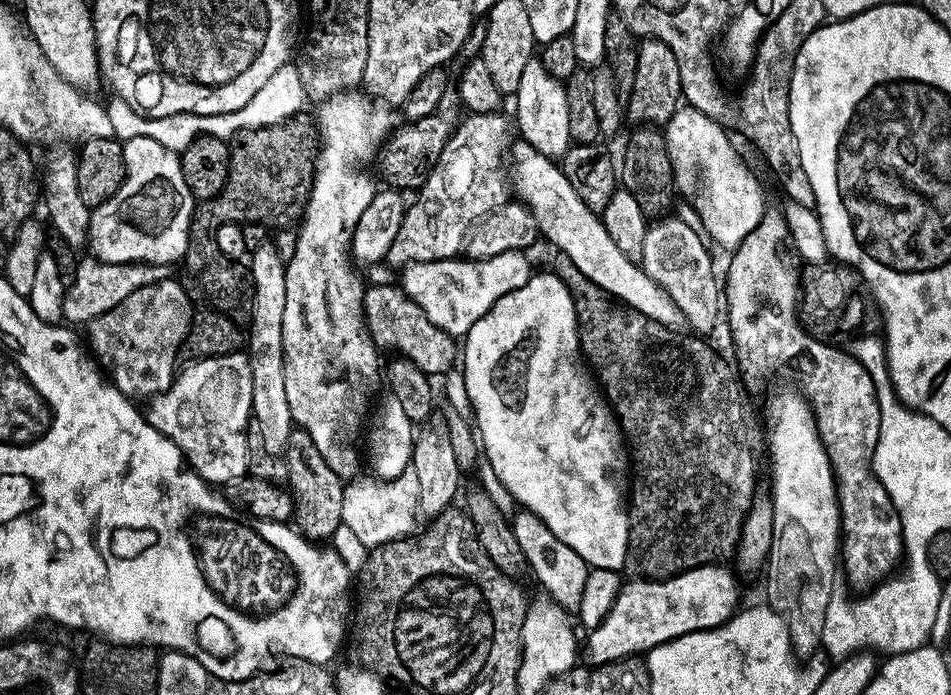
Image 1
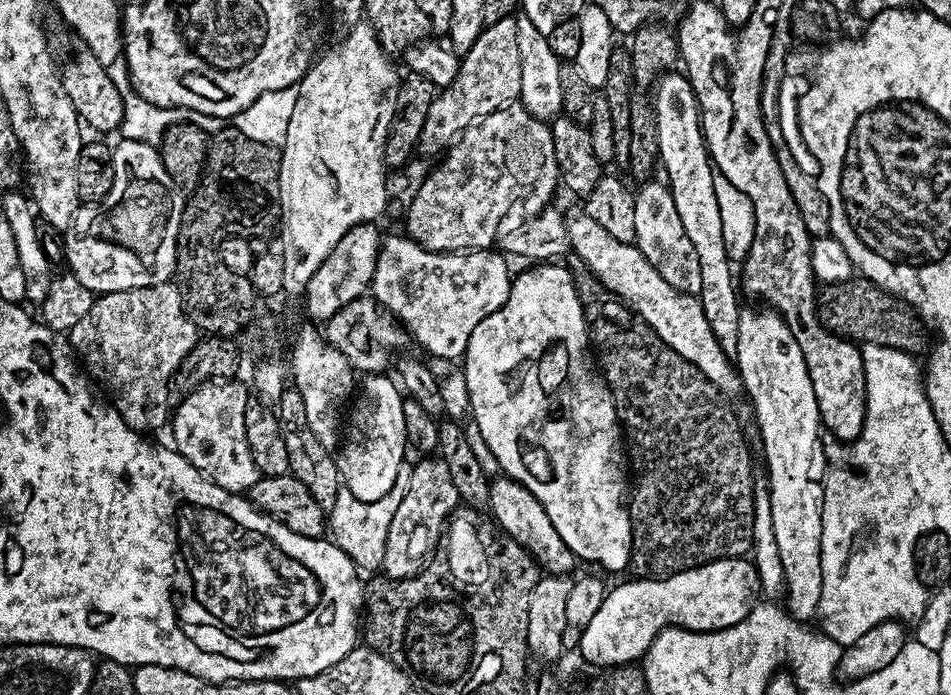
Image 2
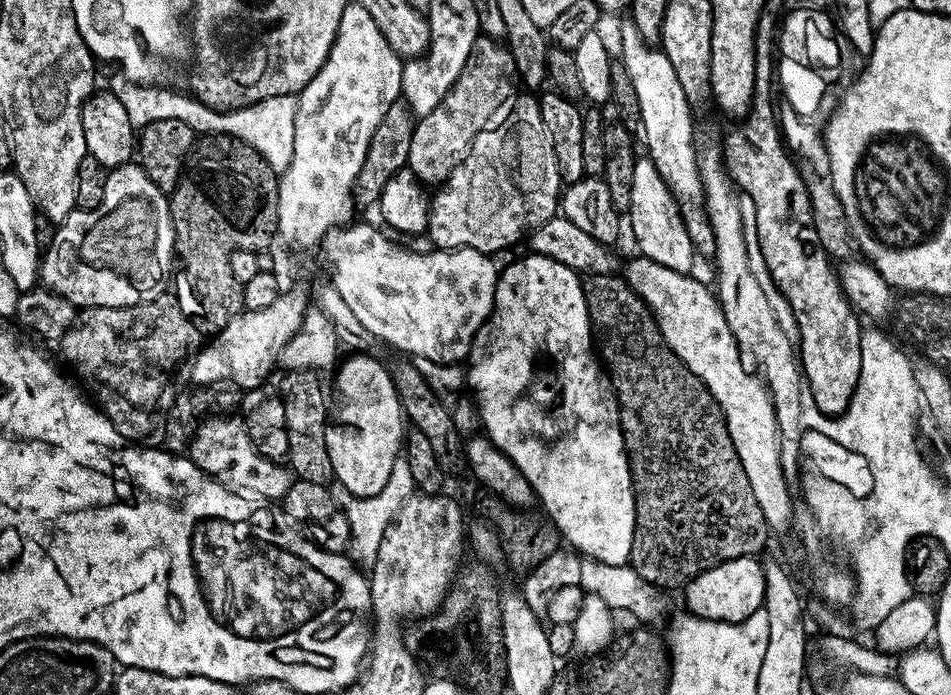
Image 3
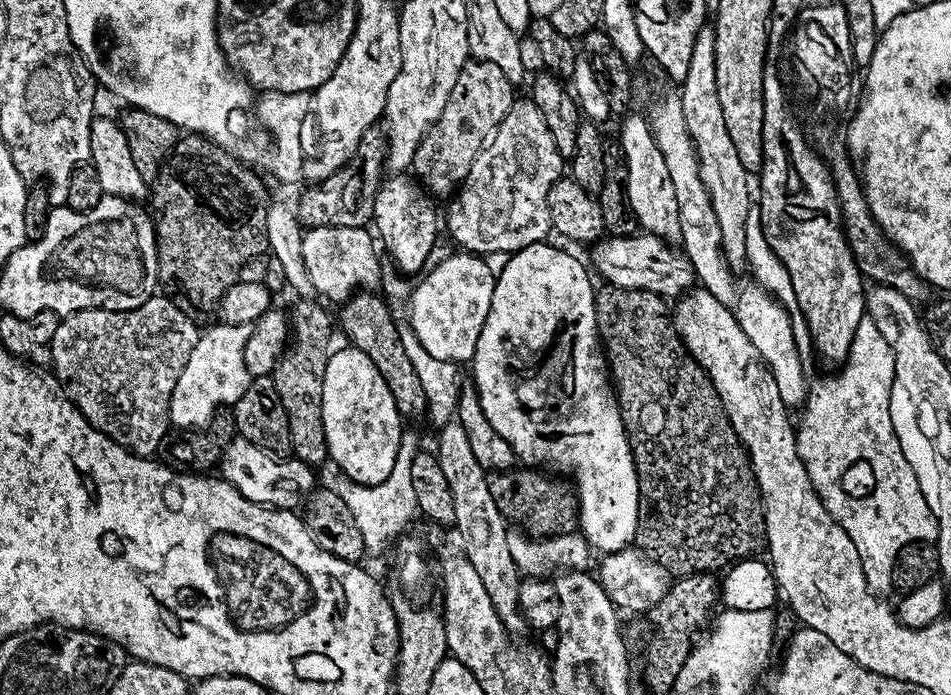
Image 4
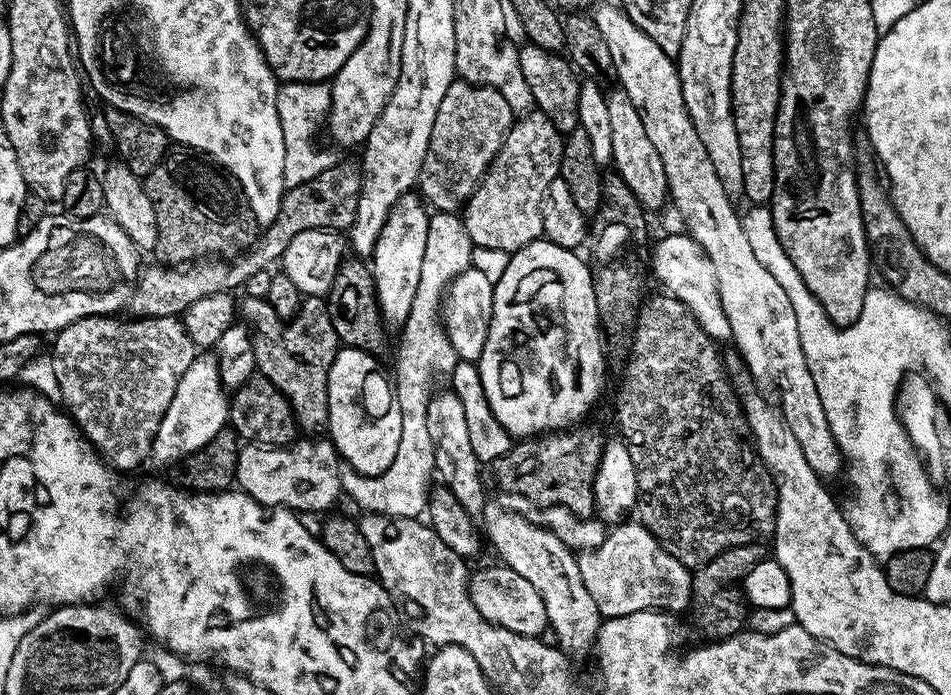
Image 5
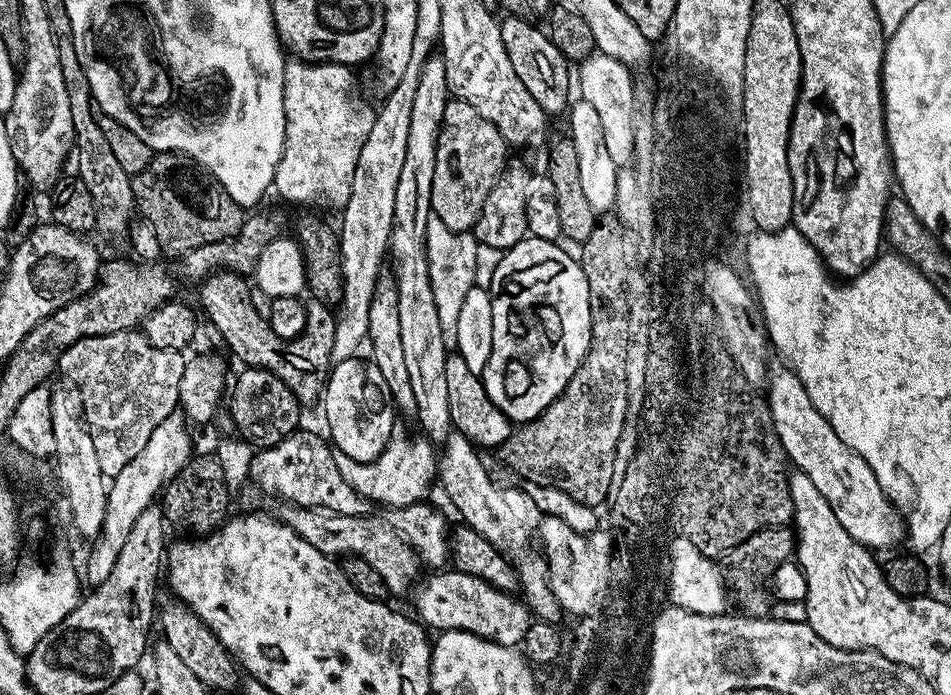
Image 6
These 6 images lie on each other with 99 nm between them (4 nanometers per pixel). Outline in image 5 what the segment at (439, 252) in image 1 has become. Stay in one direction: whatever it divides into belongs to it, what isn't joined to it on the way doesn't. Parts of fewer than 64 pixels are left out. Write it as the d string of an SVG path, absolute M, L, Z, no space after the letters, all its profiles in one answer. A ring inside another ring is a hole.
M539 110L513 123L488 173L462 209L473 245L514 253L544 236L544 202L550 182L557 179L563 149L561 133Z

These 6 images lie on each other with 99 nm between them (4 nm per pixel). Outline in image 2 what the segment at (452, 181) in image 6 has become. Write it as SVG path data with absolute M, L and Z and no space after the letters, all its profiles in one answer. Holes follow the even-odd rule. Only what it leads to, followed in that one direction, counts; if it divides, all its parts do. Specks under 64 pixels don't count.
M505 16L494 26L485 27L470 46L468 52L463 53L460 61L460 72L456 81L448 88L443 89L434 98L430 106L430 114L426 118L426 126L422 126L420 143L418 145L419 155L436 156L447 153L448 149L459 140L461 134L467 130L471 124L477 124L482 118L494 114L500 108L507 108L510 104L515 104L520 99L522 90L522 58L518 58L518 26L516 16Z

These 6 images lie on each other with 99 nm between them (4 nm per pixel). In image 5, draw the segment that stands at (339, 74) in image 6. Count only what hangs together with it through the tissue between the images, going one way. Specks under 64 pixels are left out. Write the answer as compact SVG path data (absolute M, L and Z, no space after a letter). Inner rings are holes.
M307 80L306 82L284 82L277 87L276 105L278 118L282 122L282 142L286 142L286 166L284 167L285 189L302 186L331 168L334 157L324 148L316 145L316 131L328 119L330 110L331 87L327 83Z

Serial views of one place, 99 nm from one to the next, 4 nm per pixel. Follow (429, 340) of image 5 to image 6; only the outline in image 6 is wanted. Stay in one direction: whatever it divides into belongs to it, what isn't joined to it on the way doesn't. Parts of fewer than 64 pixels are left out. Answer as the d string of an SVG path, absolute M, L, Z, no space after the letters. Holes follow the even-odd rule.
M437 216L427 220L427 264L430 270L431 290L438 309L438 322L442 325L445 344L455 345L458 334L458 314L465 304L466 294L476 281L476 252L478 242L473 233L450 231Z

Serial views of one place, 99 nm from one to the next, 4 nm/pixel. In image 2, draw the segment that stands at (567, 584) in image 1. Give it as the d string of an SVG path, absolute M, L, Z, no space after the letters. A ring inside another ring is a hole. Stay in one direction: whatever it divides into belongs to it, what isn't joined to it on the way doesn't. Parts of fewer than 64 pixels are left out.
M497 475L490 483L488 508L490 513L492 512L491 519L494 524L496 519L495 527L503 535L514 538L514 542L522 545L545 573L563 576L571 573L571 568L578 564L578 557L572 553L570 546L566 546L566 542L562 542L562 534L554 530L554 522L550 522L550 514L546 514L542 502L538 502L538 498L534 498L534 494L526 490L526 486L511 480L509 476Z

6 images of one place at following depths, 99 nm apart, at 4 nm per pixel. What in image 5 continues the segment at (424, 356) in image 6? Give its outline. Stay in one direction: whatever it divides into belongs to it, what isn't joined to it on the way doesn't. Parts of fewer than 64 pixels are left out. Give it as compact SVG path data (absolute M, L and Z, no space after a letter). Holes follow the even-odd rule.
M450 390L438 393L431 397L426 410L426 426L430 428L430 442L434 442L434 458L436 459L436 472L442 479L443 487L450 489L454 498L462 502L468 513L476 514L483 509L486 503L484 486L480 478L482 465L480 459L474 454L470 446L466 417L462 411L462 402Z

